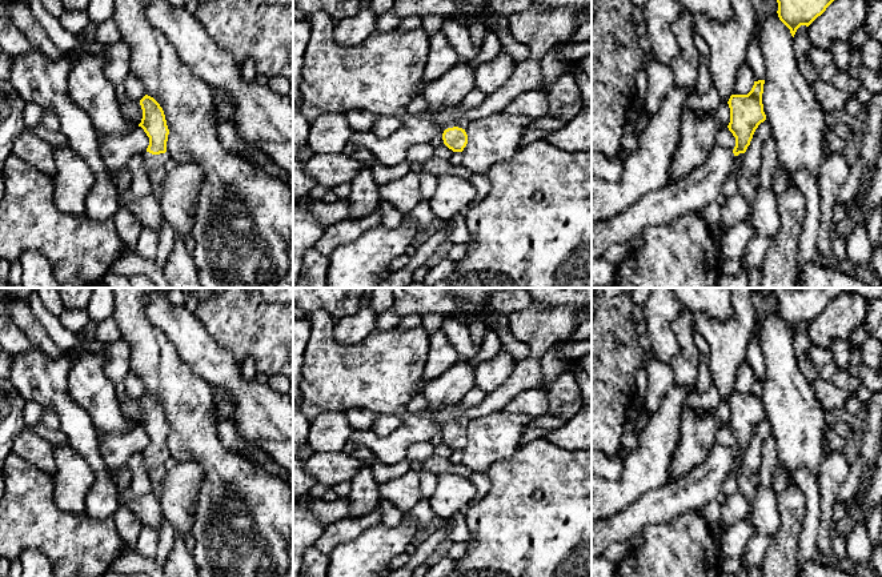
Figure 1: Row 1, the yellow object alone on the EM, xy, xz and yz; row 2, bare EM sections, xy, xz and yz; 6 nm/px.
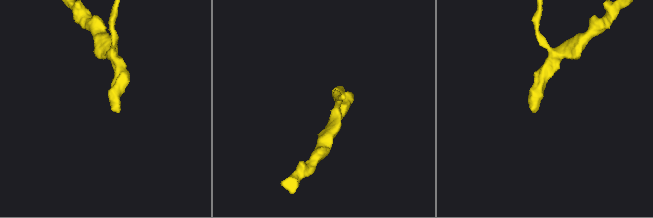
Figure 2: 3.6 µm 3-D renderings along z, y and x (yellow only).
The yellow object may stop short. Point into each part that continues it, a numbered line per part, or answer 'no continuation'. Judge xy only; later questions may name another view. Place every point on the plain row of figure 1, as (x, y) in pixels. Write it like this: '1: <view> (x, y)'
1: xy (151, 460)

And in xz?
1: xz (454, 415)

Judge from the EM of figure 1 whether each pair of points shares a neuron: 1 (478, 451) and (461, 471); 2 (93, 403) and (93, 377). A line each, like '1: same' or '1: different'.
1: different
2: same

